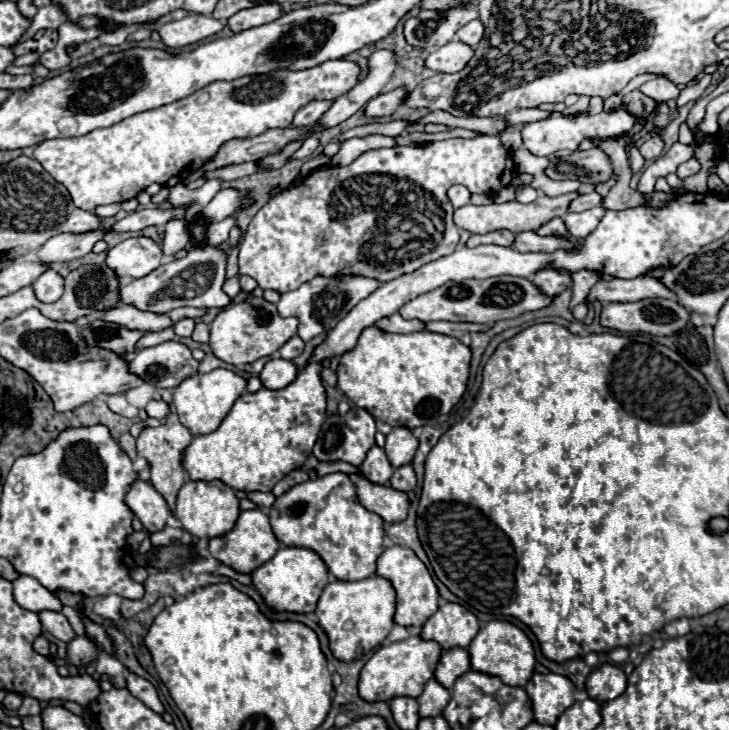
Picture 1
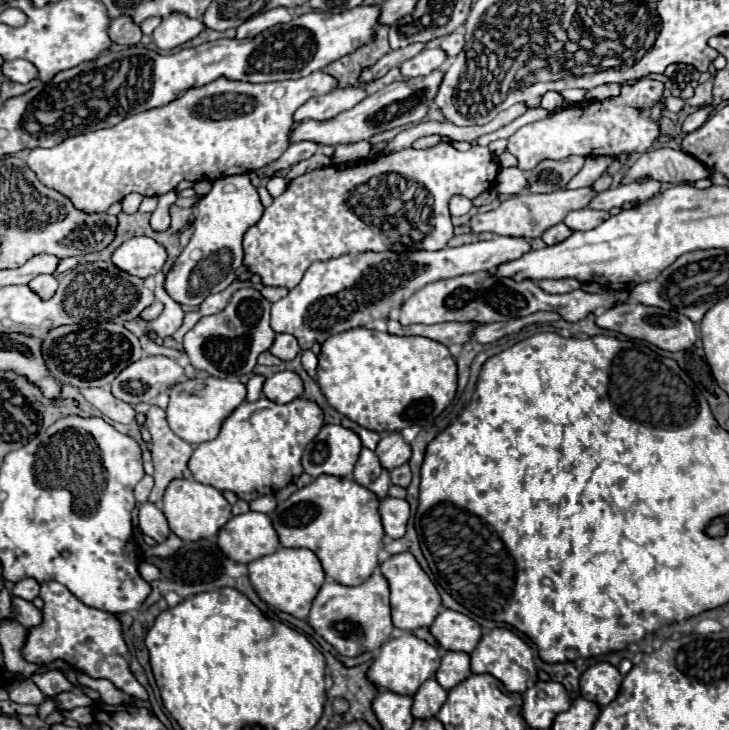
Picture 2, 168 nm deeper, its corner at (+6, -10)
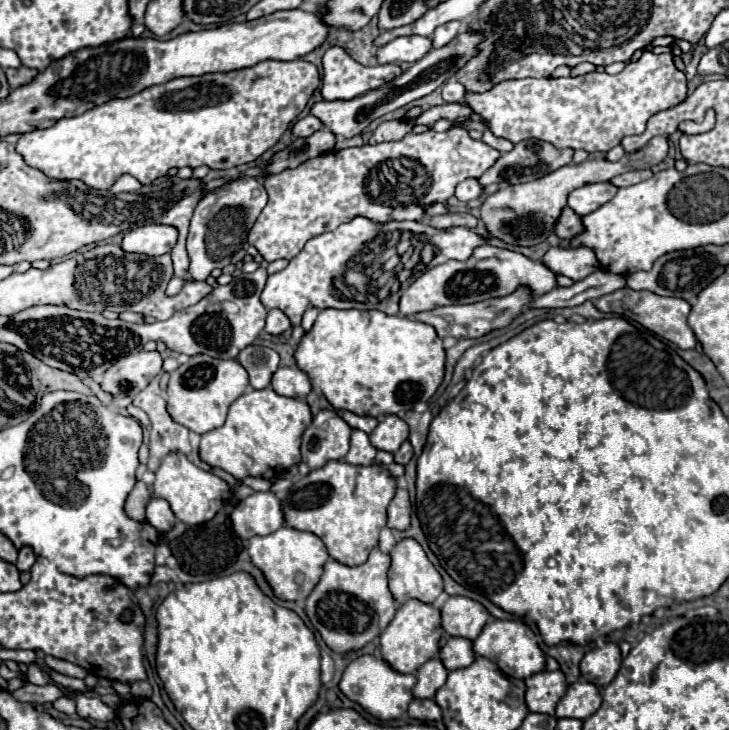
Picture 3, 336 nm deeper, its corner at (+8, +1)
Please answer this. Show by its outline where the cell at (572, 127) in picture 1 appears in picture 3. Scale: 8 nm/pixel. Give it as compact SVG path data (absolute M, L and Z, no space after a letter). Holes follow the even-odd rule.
M646 50L638 62L630 62L620 74L614 74L614 76L610 76L610 74L606 74L606 72L602 72L602 74L600 74L600 72L590 72L590 74L578 76L578 78L556 78L556 80L554 80L554 78L540 78L540 80L536 80L536 78L524 78L524 80L508 80L508 82L502 82L502 84L494 86L490 92L484 92L484 94L466 94L466 102L474 108L474 112L476 112L478 116L482 116L486 122L490 122L490 130L492 130L494 136L506 138L506 140L510 140L512 144L518 144L518 142L528 140L528 138L536 138L536 140L550 142L550 144L554 144L556 148L572 148L572 150L582 148L582 150L588 150L590 154L592 154L592 152L608 152L610 148L618 146L620 140L622 140L624 136L628 136L628 134L644 134L648 120L650 120L656 112L674 108L674 106L680 104L684 98L686 98L686 76L674 66L674 56L672 56L672 52L654 54L652 50Z

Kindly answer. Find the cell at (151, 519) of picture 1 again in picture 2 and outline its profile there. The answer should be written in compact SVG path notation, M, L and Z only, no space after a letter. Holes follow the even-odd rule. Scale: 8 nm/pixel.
M142 503L138 509L138 519L140 519L140 531L144 535L156 539L158 543L166 541L166 537L170 535L168 521L154 503Z

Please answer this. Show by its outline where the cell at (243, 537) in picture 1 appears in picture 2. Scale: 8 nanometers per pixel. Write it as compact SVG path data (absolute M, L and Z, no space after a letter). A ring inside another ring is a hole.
M248 511L232 517L220 529L218 547L228 559L246 565L262 555L274 553L280 547L280 539L268 515Z

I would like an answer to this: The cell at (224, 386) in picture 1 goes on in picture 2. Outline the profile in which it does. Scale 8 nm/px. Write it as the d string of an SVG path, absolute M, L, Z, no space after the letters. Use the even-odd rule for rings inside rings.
M200 377L200 379L186 379L176 383L170 389L170 403L166 409L170 429L184 441L192 445L200 445L204 441L212 441L224 423L226 417L246 399L246 385L240 381L228 381L220 377Z

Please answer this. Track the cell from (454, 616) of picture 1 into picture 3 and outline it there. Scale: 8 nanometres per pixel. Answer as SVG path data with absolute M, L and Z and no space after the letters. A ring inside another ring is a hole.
M450 596L440 608L440 616L446 634L462 636L468 640L476 640L484 624L490 620L486 608L466 596Z

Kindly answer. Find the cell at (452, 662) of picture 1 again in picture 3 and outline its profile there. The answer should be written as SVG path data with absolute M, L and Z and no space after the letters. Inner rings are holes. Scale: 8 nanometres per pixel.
M448 638L444 648L440 650L440 662L446 670L458 670L466 668L474 662L472 642L466 638Z

